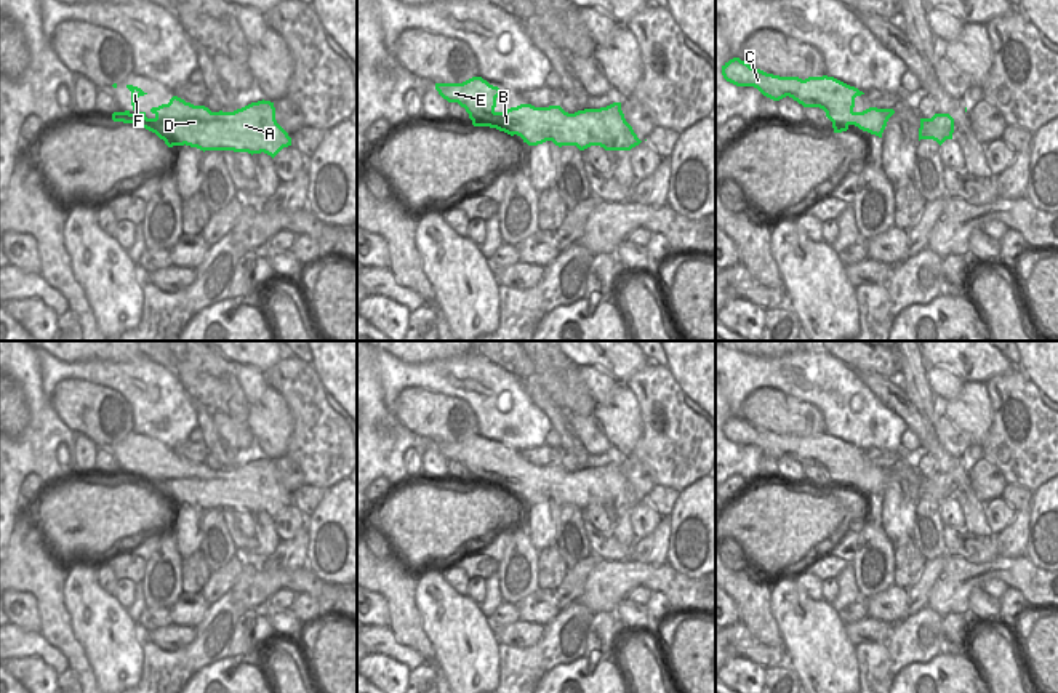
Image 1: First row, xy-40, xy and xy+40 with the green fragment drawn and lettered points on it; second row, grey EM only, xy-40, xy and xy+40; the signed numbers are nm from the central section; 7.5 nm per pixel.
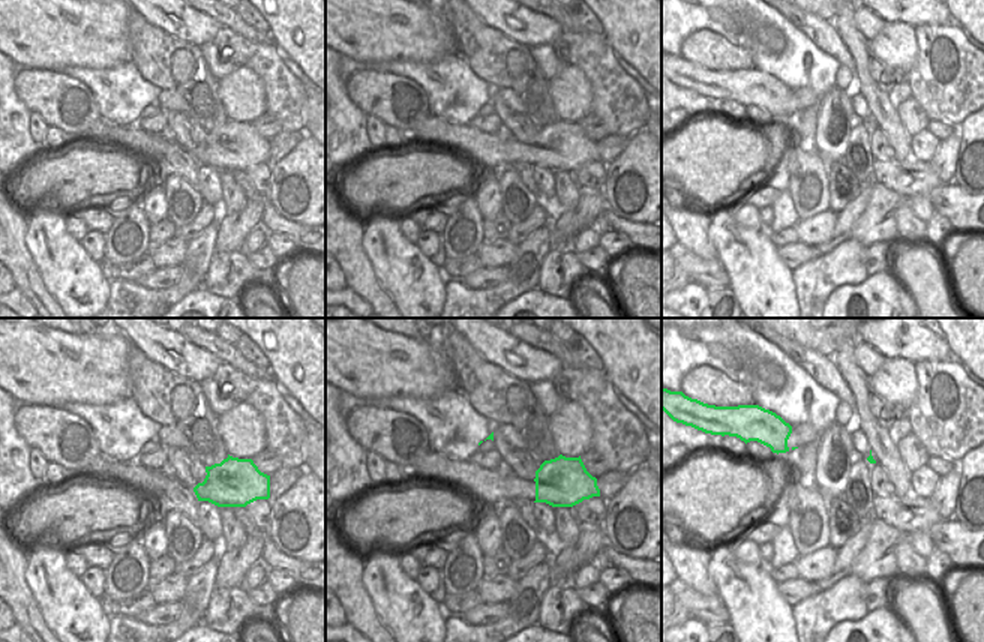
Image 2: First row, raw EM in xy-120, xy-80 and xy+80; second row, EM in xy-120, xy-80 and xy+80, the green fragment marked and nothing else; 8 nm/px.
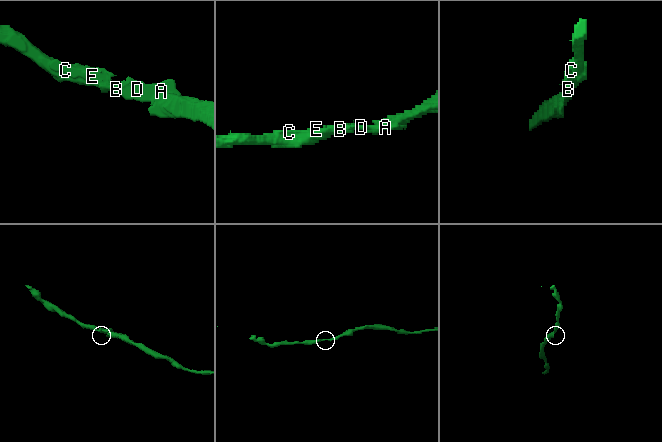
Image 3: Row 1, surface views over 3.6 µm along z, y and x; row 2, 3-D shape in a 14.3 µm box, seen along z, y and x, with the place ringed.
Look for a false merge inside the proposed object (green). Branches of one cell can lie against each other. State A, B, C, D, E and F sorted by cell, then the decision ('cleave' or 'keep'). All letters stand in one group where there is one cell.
groups A B C D E F; keep

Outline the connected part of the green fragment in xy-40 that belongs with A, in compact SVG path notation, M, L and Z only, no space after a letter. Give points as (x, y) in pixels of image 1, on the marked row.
M173 96L168 104L152 107L154 118L146 112L114 112L114 122L134 123L165 141L168 147L190 146L200 150L234 150L267 154L272 158L291 146L291 138L275 120L271 101L251 102L234 112L211 112Z

